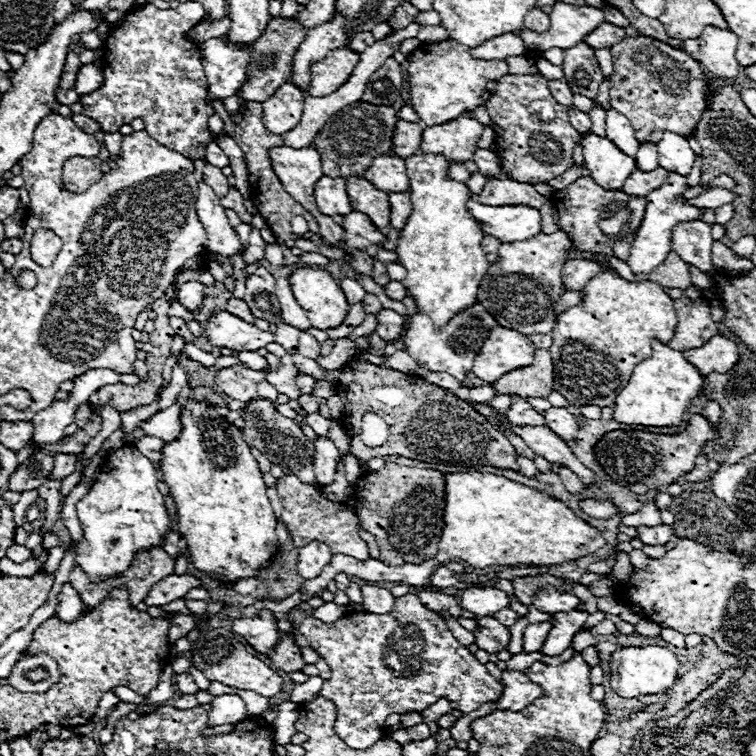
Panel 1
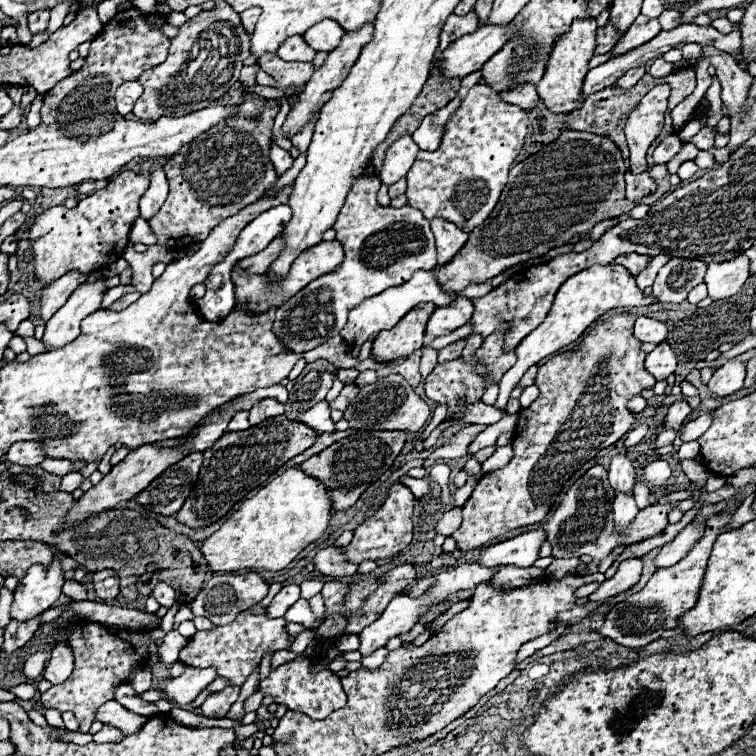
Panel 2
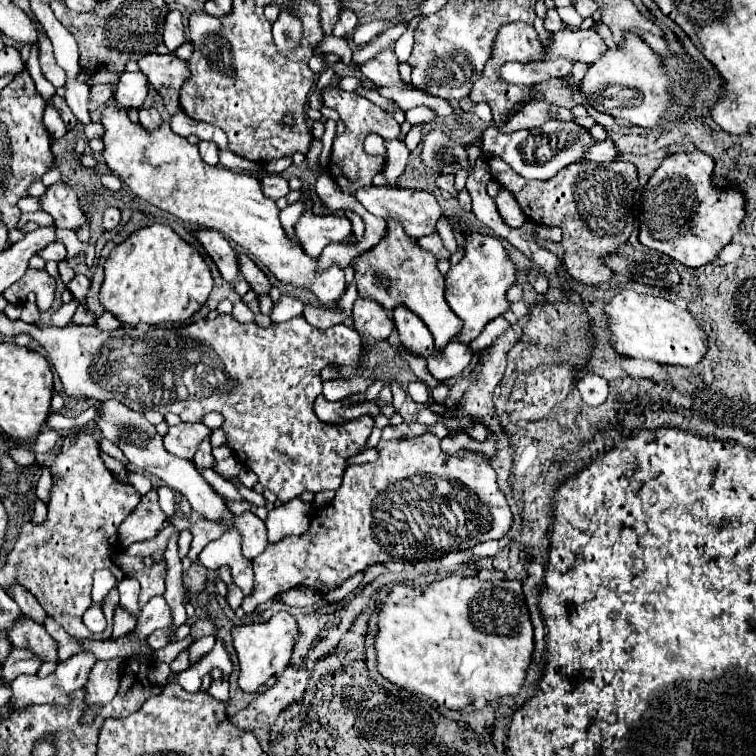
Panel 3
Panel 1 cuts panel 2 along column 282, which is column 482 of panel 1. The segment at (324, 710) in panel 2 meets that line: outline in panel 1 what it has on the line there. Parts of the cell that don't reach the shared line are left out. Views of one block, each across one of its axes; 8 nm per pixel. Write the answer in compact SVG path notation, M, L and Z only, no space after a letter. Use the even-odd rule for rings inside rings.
M414 594L396 598L394 608L388 614L372 614L372 612L348 614L334 624L324 624L308 616L300 622L298 632L332 668L332 678L324 680L320 696L336 704L338 714L334 722L334 732L348 746L356 750L370 748L372 744L384 738L386 734L384 720L392 712L398 714L406 714L412 710L422 712L438 698L446 698L450 700L450 704L454 704L454 710L468 714L478 710L486 702L496 702L502 696L502 684L496 678L492 678L486 672L486 666L480 664L478 658L452 636L444 620L436 612L428 610Z

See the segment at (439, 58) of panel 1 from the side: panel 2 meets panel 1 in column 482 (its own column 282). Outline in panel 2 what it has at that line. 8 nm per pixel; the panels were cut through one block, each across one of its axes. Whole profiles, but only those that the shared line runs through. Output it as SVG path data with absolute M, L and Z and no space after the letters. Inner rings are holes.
M264 54L260 62L262 70L276 78L278 82L276 88L282 92L286 92L290 86L306 84L316 70L312 64L286 64L284 60L278 60L278 56L274 54Z

